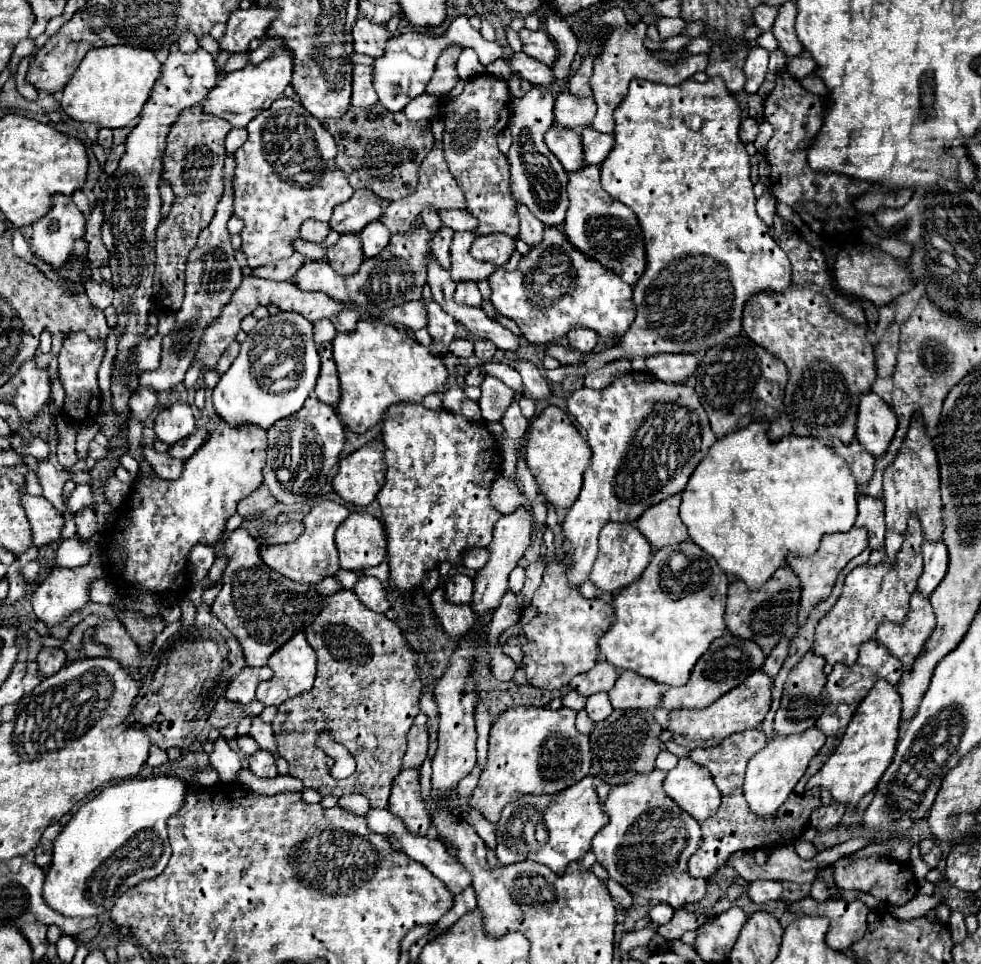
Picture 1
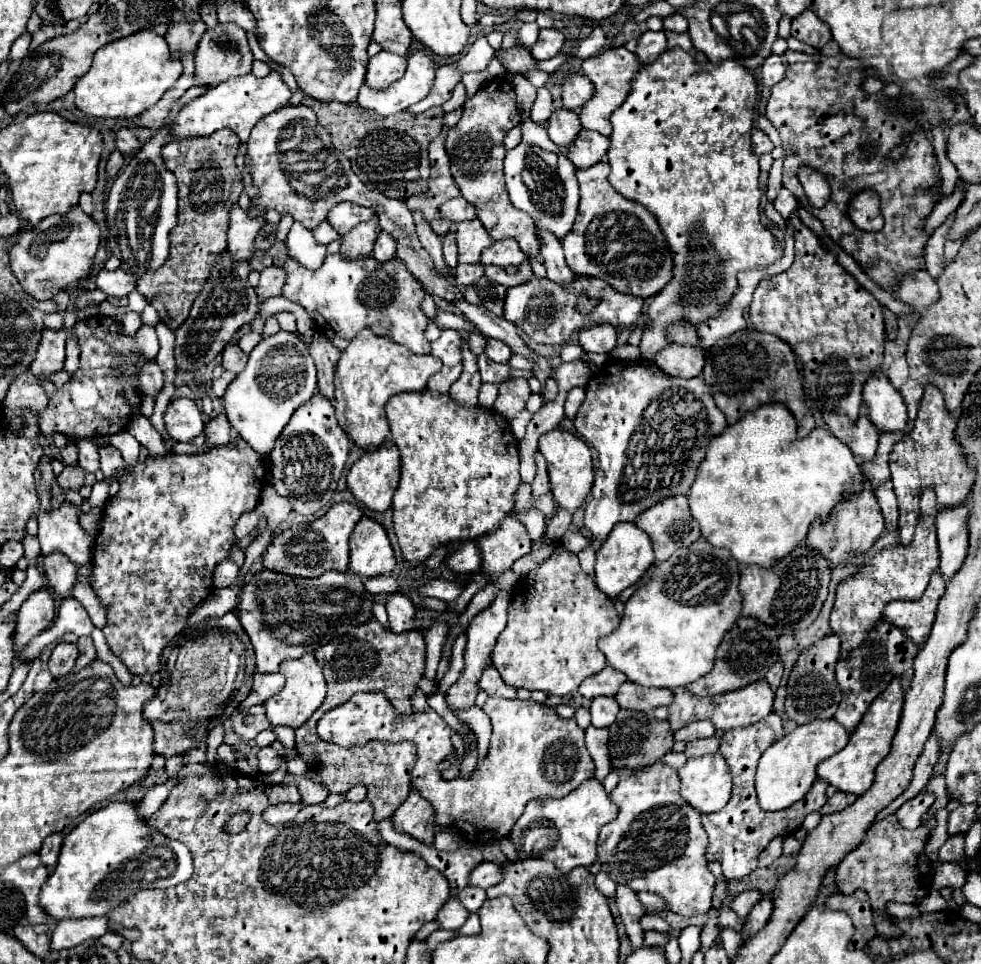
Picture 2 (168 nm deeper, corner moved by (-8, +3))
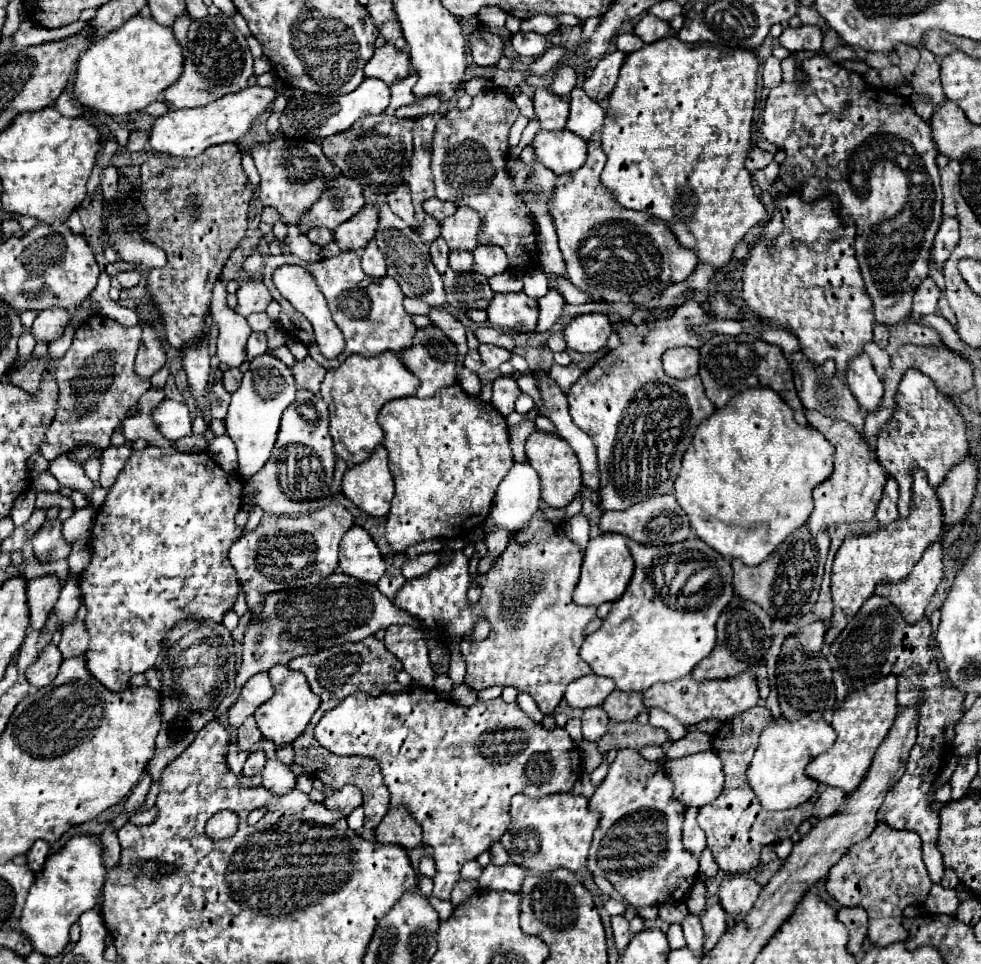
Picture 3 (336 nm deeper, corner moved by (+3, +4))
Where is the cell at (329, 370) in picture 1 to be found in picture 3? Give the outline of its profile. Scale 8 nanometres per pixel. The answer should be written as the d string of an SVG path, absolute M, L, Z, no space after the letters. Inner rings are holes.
M310 356L292 366L292 376L294 376L296 384L304 390L310 390L312 394L318 394L320 382L324 380L324 374L326 374L326 370L320 364L316 364Z

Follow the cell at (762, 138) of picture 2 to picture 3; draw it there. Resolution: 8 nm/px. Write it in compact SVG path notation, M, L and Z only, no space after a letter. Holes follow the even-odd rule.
M752 148L750 156L748 156L748 160L746 160L746 168L748 168L750 174L754 174L756 170L766 168L770 162L772 162L772 154L770 154L770 152L762 152L762 150L758 150L758 148Z

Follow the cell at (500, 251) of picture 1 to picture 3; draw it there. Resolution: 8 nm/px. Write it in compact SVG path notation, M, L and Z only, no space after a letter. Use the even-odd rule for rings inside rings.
M478 246L474 250L474 270L486 278L506 272L508 266L508 258L498 246Z

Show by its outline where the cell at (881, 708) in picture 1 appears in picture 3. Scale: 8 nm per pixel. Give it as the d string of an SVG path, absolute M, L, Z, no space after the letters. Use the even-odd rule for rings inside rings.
M888 674L880 682L868 684L862 690L850 692L846 700L834 708L834 716L830 724L838 736L836 744L808 764L806 774L810 778L814 778L818 784L824 784L824 786L838 786L844 792L856 790L856 786L862 782L862 778L866 776L872 764L878 744L888 736L894 724L894 716L898 714L896 686L898 686L896 676Z

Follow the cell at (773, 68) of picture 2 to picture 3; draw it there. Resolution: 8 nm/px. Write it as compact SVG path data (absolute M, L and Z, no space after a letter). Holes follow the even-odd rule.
M770 56L764 62L764 72L762 72L762 82L766 88L774 88L782 80L782 70L780 70L780 60Z

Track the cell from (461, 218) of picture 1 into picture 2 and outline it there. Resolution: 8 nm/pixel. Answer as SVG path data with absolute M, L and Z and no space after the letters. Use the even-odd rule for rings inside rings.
M463 197L459 199L451 199L451 201L445 201L441 207L441 217L451 221L451 223L461 223L461 221L471 221L477 217L475 213L475 207L467 201L463 201Z

